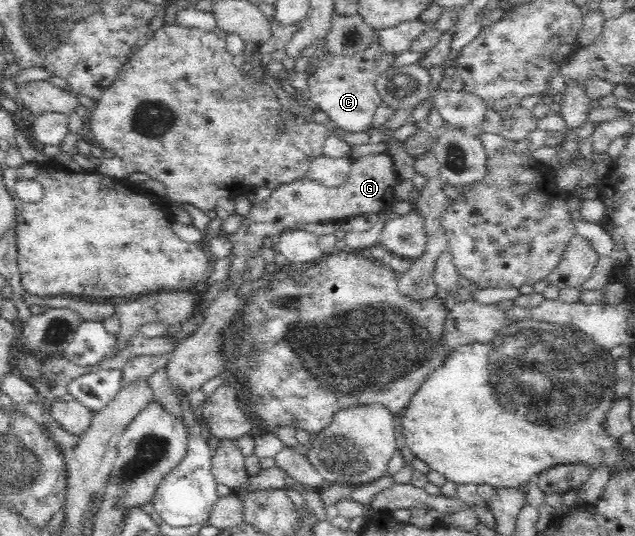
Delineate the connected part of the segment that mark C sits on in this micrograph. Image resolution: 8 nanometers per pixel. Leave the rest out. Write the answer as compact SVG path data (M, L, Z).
M326 37L311 44L301 57L295 60L295 70L304 72L309 66L310 59L317 58L319 68L308 78L308 94L319 109L324 111L338 128L346 132L366 132L372 125L376 109L383 105L382 98L376 89L376 80L383 71L392 67L398 54L382 54L376 40L366 52L352 56L338 57L326 52Z

